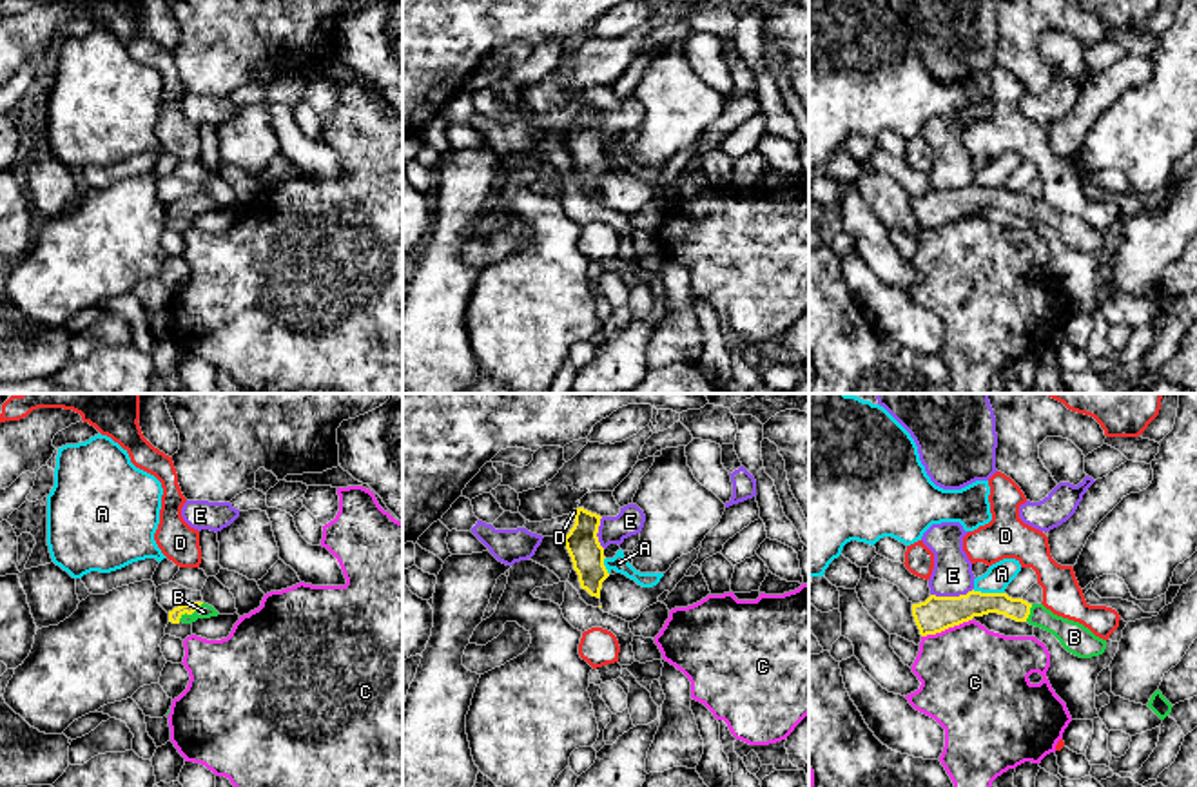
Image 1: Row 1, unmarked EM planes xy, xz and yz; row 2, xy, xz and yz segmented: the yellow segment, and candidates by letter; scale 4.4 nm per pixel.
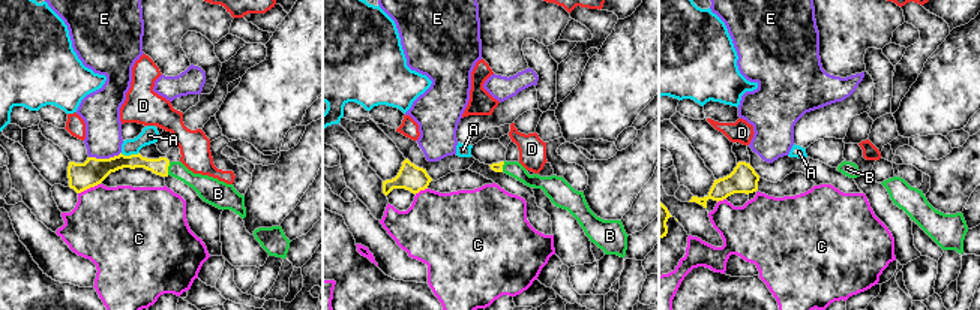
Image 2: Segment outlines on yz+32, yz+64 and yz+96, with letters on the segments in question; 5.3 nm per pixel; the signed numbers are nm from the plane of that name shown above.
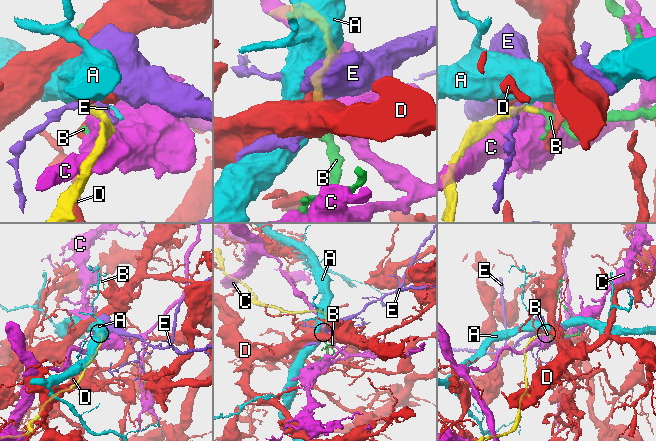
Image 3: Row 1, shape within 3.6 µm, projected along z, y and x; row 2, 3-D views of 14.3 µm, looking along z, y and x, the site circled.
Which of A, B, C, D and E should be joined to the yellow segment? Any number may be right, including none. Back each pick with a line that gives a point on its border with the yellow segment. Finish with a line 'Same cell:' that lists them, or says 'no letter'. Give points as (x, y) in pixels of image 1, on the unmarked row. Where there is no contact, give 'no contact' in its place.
B: xy (191, 207)
Same cell: B

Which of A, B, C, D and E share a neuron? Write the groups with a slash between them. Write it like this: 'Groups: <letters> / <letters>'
Groups: A / B / C / D / E

